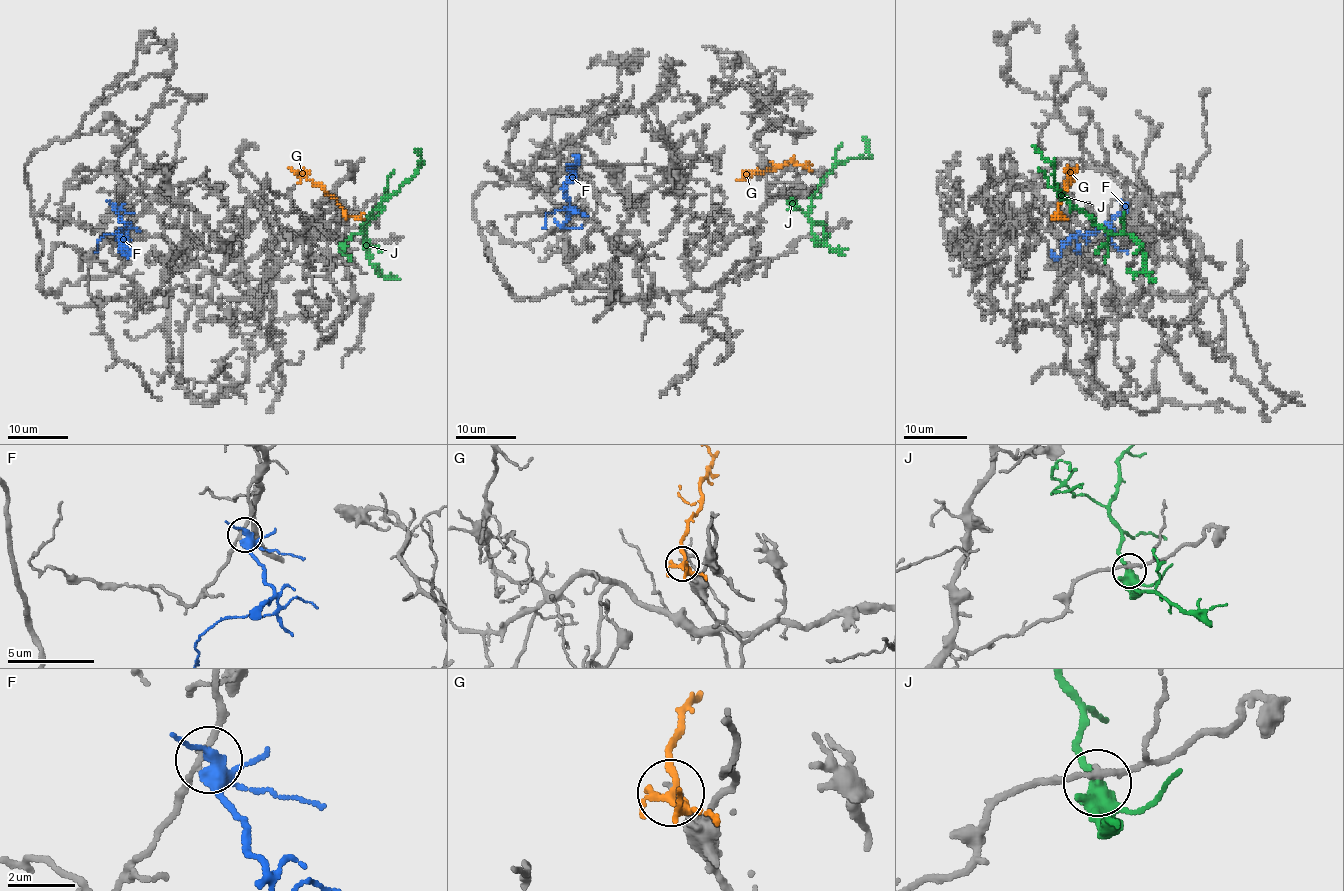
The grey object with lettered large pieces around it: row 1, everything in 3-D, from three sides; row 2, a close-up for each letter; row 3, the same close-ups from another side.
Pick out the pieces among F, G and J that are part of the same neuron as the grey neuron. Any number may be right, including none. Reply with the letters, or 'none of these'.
F

